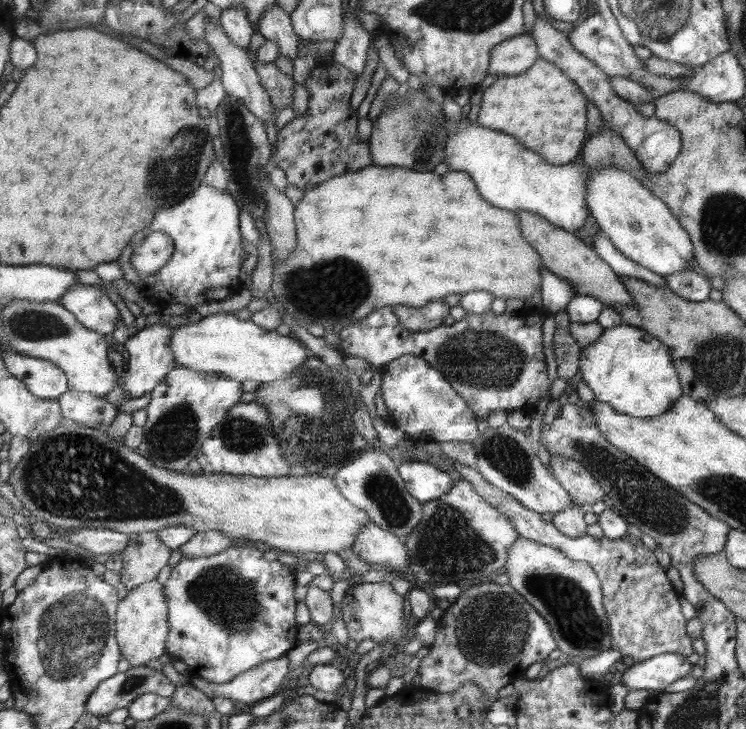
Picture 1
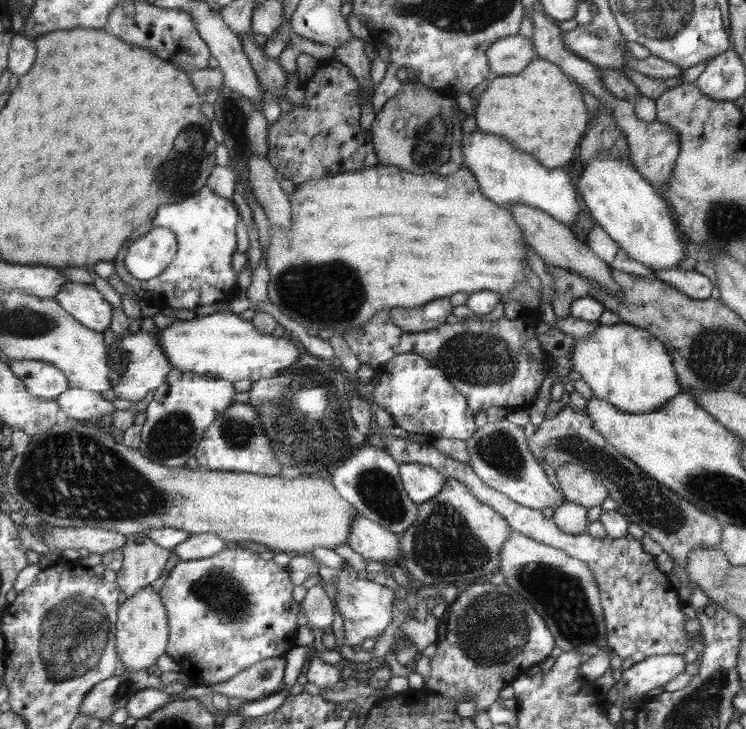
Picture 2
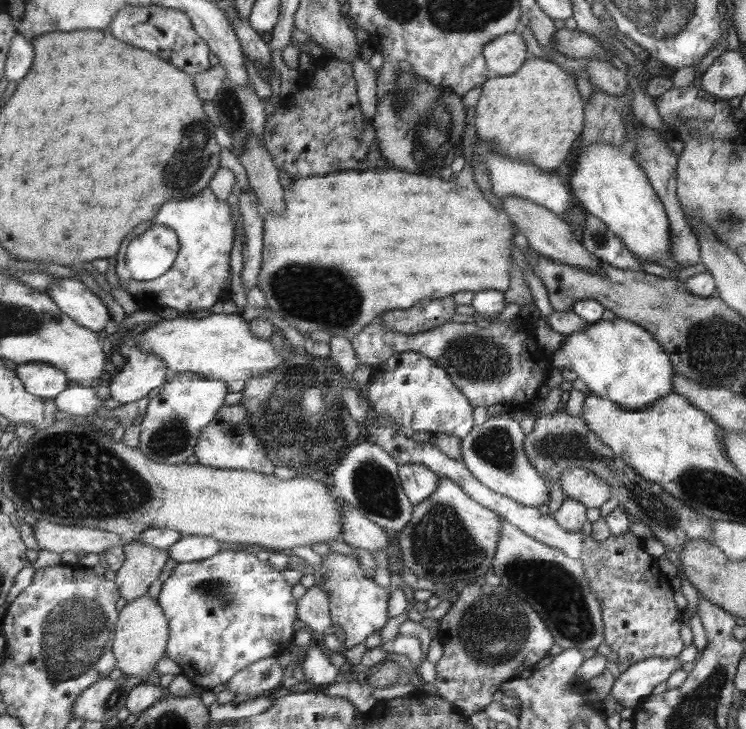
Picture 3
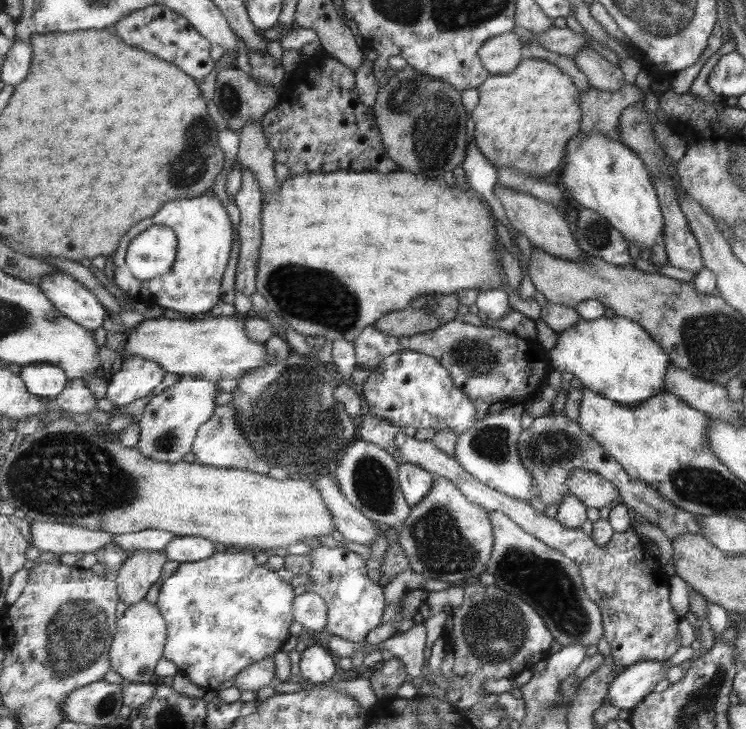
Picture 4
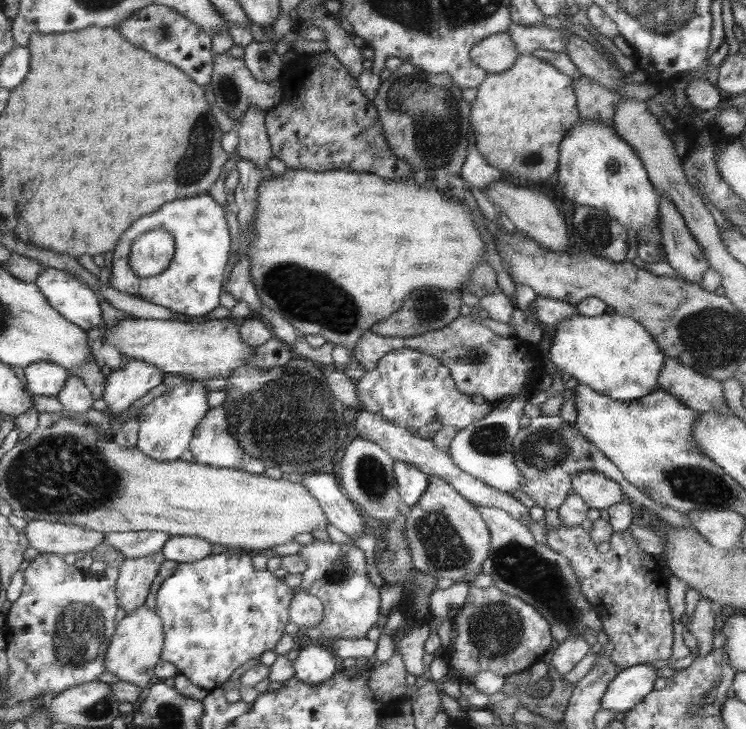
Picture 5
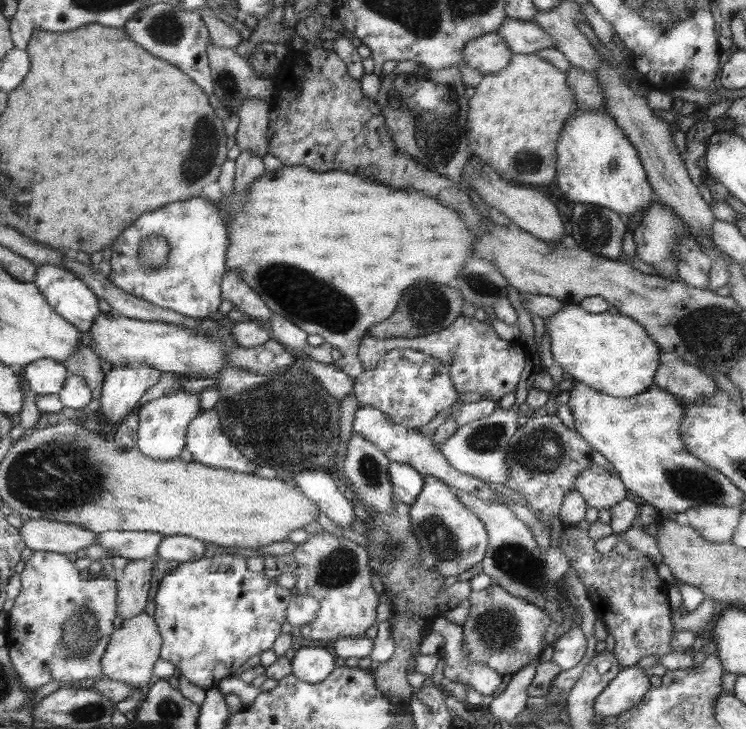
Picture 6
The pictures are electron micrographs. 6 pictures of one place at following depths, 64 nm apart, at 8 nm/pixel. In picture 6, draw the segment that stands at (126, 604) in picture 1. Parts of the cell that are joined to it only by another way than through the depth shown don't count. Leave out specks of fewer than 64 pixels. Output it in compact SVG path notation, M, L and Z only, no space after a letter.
M141 611L139 615L121 621L114 634L111 634L110 642L102 654L102 674L107 679L123 682L147 693L147 680L151 678L151 668L155 660L160 657L159 646L162 646L162 638L159 638L158 626L155 625L154 618Z

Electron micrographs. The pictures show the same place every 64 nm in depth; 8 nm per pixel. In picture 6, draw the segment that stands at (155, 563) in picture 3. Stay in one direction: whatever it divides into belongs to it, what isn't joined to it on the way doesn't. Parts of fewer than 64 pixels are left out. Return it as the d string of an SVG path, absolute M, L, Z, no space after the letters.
M157 554L141 560L128 561L123 568L123 575L118 582L118 613L121 621L133 618L145 606L149 592L151 568L157 560Z

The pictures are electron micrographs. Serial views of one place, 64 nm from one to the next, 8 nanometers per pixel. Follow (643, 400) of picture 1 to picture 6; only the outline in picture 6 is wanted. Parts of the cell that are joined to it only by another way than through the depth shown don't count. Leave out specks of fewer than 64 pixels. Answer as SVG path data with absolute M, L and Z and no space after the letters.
M567 303L545 322L549 322L547 331L552 358L573 381L615 398L641 394L653 384L660 350L647 331L632 318L608 311L591 314L582 310L578 303Z

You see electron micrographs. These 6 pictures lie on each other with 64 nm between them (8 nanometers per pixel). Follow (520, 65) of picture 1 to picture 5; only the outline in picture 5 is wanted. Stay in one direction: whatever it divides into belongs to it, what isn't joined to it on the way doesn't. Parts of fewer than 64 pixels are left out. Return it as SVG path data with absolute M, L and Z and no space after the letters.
M495 33L471 46L471 61L489 74L505 72L517 58L515 42L507 33Z

